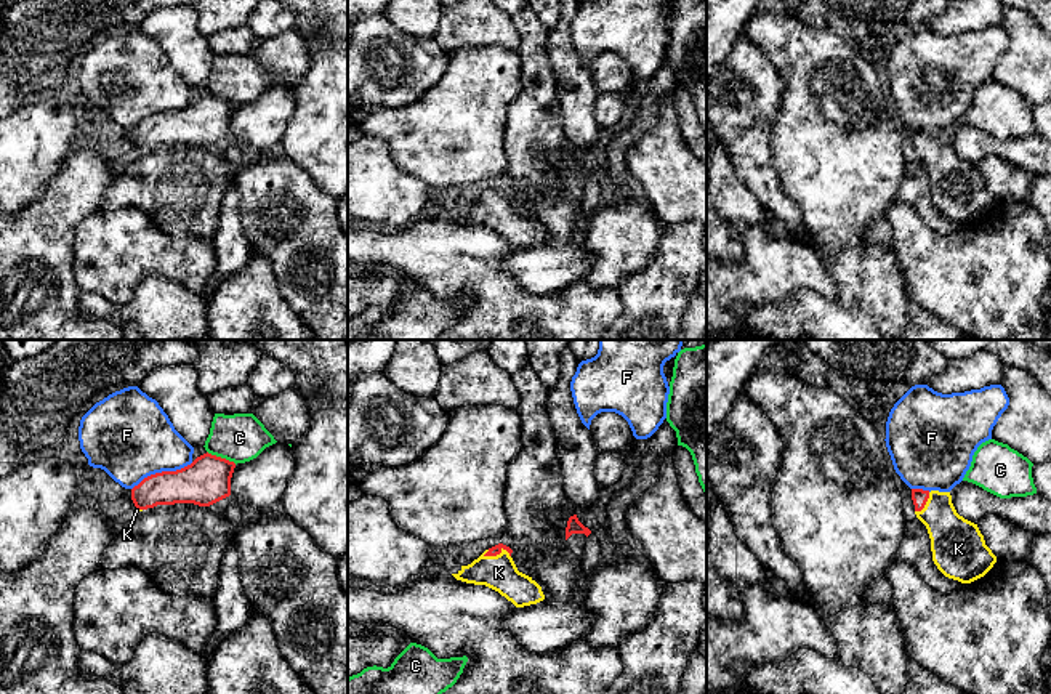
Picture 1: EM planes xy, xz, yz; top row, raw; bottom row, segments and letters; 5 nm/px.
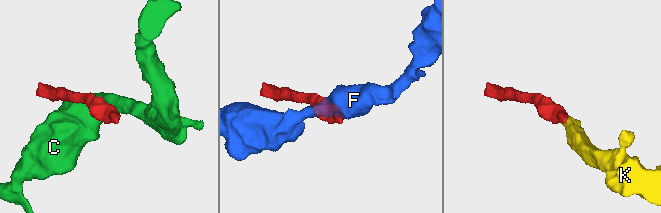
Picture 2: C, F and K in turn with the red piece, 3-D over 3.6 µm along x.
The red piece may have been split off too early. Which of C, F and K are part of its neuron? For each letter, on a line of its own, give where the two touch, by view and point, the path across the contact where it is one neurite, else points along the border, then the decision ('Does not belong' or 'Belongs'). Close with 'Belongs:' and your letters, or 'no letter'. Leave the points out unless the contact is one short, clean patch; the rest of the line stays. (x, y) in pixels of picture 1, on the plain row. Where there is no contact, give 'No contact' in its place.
C: Touches red at xy (220, 98). Does not belong
F: Touches red at xy (162, 112). Does not belong
K: Touches red at xz (497, 194). Path across: xz (495, 191), (497, 194), (499, 213). Belongs
Belongs: K

